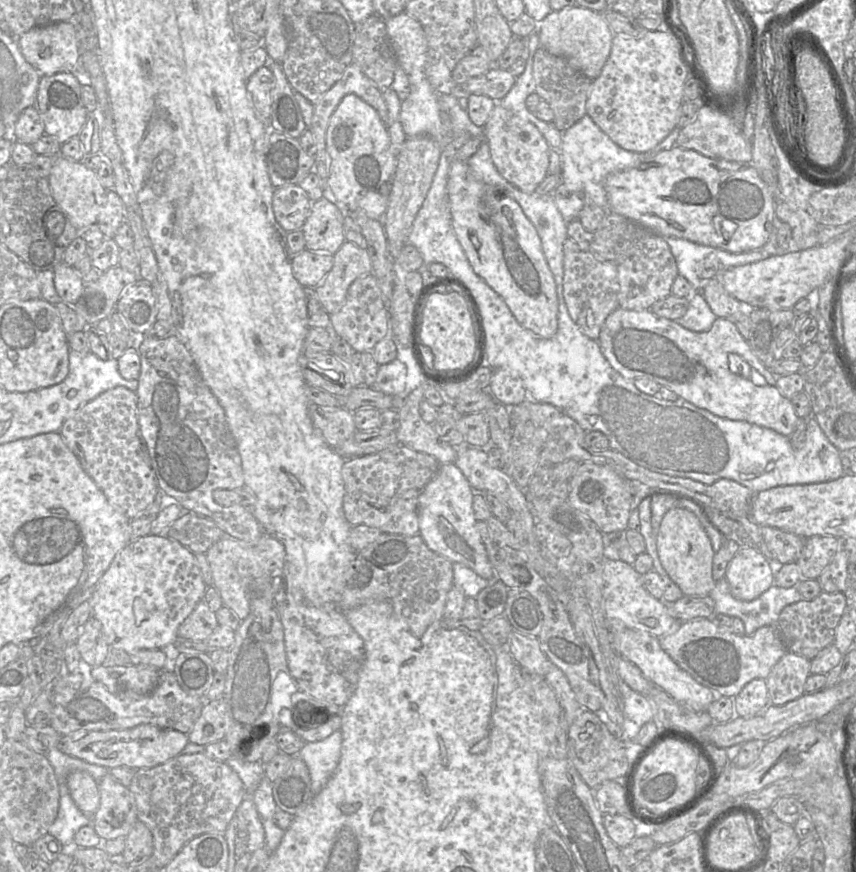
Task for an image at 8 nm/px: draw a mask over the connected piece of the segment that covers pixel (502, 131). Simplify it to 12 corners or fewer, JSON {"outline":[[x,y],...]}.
{"outline":[[496,102],[483,129],[500,175],[534,193],[551,147]]}

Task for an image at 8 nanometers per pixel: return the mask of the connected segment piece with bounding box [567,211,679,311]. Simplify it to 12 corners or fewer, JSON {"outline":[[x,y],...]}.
{"outline":[[612,211],[567,234],[615,264],[622,309],[649,310],[679,273],[664,237]]}

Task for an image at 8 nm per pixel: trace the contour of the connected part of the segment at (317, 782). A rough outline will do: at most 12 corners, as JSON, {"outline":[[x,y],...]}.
{"outline":[[342,734],[306,742],[312,797],[325,787],[341,756]]}

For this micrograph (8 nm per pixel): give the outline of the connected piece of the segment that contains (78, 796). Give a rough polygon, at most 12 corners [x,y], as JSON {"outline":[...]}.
{"outline":[[74,771],[67,786],[77,807],[93,817],[100,805],[96,780]]}

